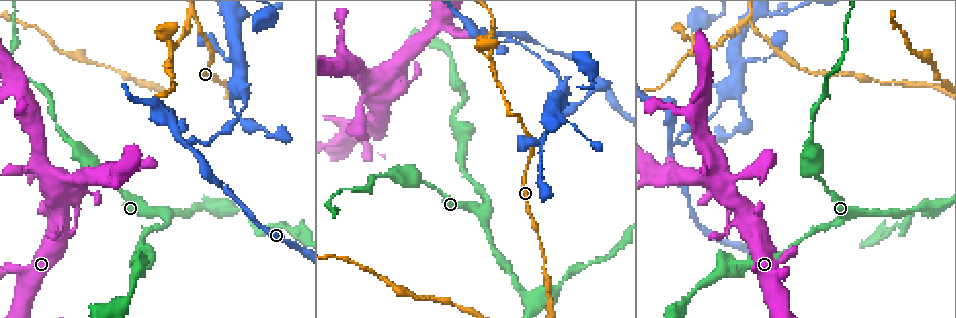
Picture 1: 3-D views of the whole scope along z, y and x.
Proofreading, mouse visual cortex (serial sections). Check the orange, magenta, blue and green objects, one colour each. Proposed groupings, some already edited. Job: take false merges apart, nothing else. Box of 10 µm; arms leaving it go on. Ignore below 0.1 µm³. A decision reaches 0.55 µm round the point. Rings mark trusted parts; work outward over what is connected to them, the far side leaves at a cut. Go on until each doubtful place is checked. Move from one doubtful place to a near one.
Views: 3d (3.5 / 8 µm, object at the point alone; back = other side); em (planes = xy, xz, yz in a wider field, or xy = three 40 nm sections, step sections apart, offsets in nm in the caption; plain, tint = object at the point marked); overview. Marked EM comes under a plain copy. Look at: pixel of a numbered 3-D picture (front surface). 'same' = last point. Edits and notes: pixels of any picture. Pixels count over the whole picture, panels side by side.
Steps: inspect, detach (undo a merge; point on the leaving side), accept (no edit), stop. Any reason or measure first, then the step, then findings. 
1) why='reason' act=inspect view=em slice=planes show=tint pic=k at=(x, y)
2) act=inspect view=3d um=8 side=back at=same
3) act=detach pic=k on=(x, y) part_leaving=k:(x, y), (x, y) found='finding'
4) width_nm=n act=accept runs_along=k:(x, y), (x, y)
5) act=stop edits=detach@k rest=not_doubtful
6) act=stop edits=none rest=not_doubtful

why='abrupt turn' act=inspect view=3d um=3.5 pic=1 at=(161, 210)

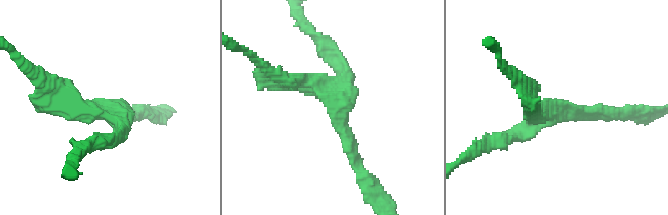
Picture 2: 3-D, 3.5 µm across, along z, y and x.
arms=3 arm_widths_nm=200,200,300 act=inspect view=em slice=xy step=3 show=tint pic=2 at=(551, 112)

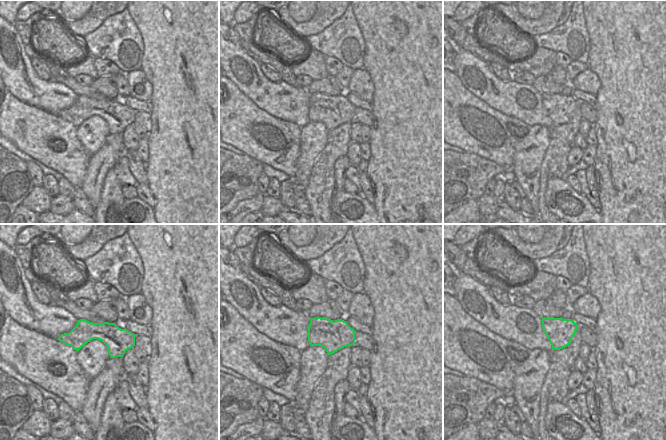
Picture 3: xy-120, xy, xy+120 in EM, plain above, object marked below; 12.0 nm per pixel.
act=accept found='all the same cell'

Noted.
act=inspect view=3d um=3.5 side=back pic=1 at=(241, 209)

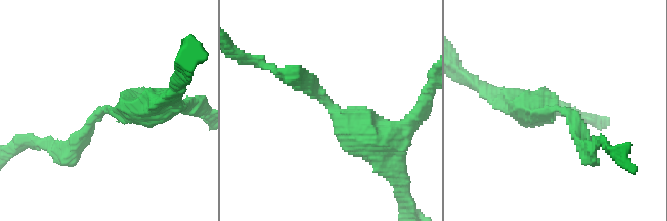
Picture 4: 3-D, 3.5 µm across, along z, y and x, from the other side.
arm_widths_nm=150,500 act=inspect view=em slice=xy step=1 show=tint pic=4 at=(337, 116)

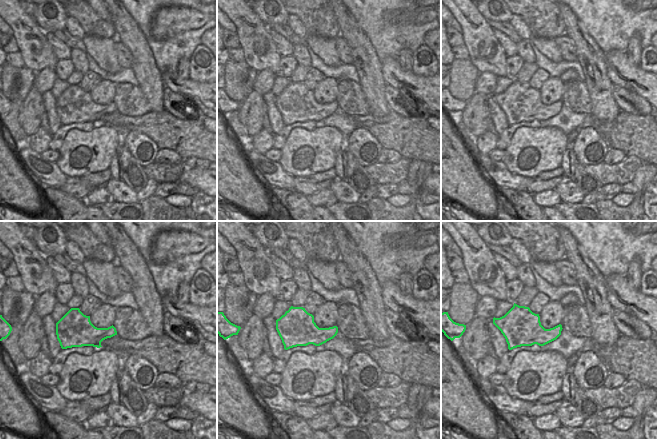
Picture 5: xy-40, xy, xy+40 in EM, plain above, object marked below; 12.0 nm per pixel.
act=accept found='all the same cell'

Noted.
act=inspect view=3d um=3.5 side=back pic=1 at=(292, 231)

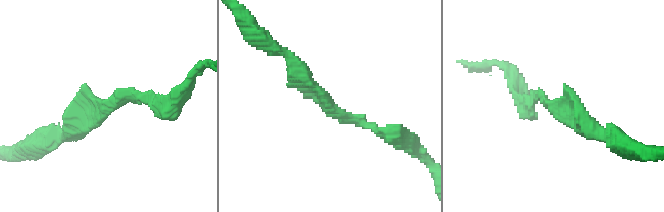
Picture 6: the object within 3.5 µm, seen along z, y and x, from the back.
act=inspect view=em slice=xy step=5 show=tint pic=6 at=(332, 105)

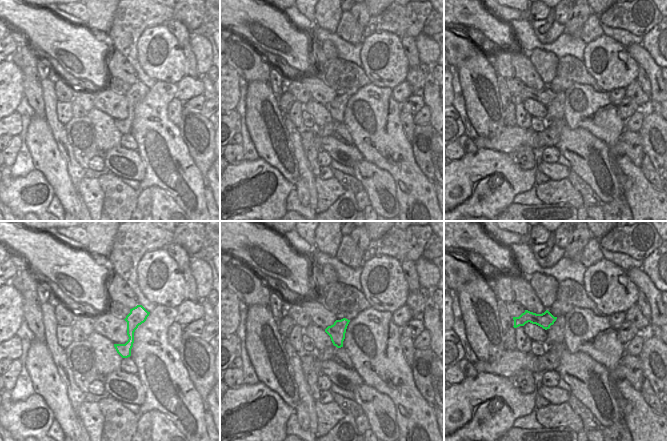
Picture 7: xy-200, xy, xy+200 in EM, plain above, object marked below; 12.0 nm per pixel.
why='cut it another way' act=inspect view=em slice=xy step=3 show=tint at=same

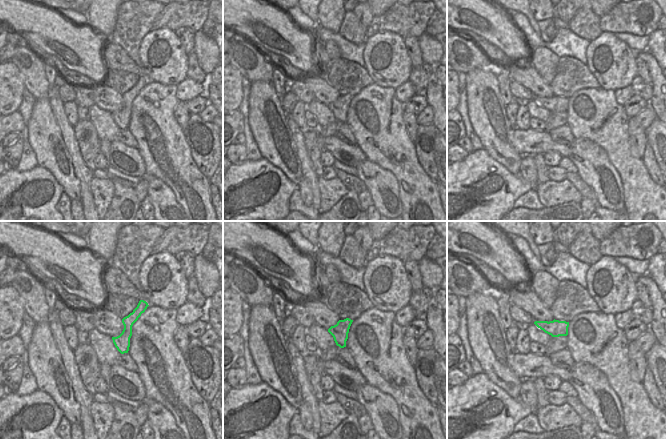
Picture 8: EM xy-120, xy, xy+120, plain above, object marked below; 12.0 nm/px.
width_nm=200 act=accept runs_along=8:(141, 304), (128, 321), (122, 350) found='one cell here'

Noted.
why='sharp bend' act=inspect view=3d um=8 pic=1 at=(465, 94)

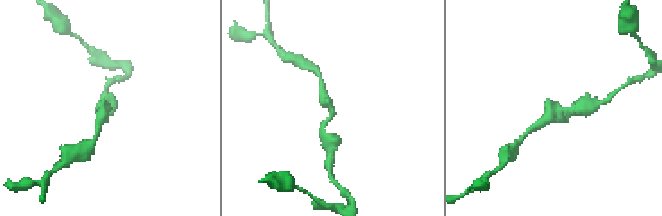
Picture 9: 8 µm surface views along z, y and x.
why='closer look' act=inspect view=3d um=3.5 at=same

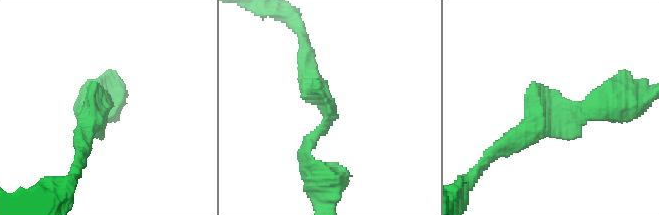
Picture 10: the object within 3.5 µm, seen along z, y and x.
act=accept runs_along=10:(606, 111), (548, 108), (504, 145) found='all the same cell'

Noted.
act=inspect view=3d um=3.5 side=back pic=1 at=(516, 115)

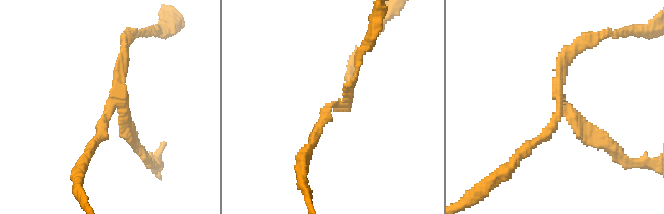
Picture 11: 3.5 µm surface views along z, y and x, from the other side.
act=inspect view=em slice=xy step=1 show=tint pic=11 at=(560, 109)

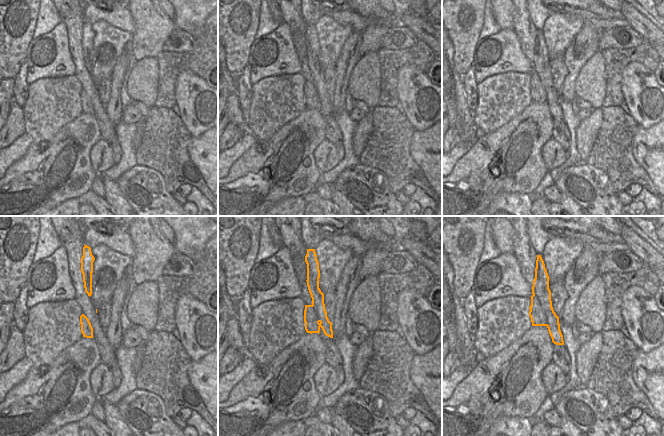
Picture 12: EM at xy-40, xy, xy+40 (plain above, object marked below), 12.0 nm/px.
width_nm=280 act=detach pic=11 on=(589, 127) part_leaving=11:(564, 108), (625, 160) found='two cells meet here'

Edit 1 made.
why='a fork' act=inspect view=3d um=3.5 pic=1 at=(669, 150)

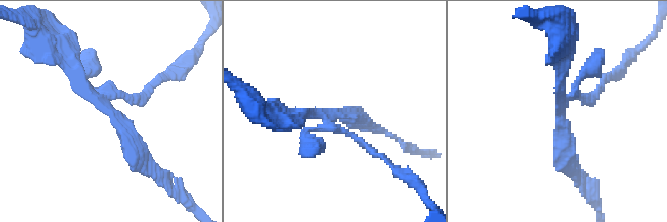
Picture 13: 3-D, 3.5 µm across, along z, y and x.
why='now the EM' act=inspect view=em slice=xy step=2 show=tint pic=13 at=(108, 106)

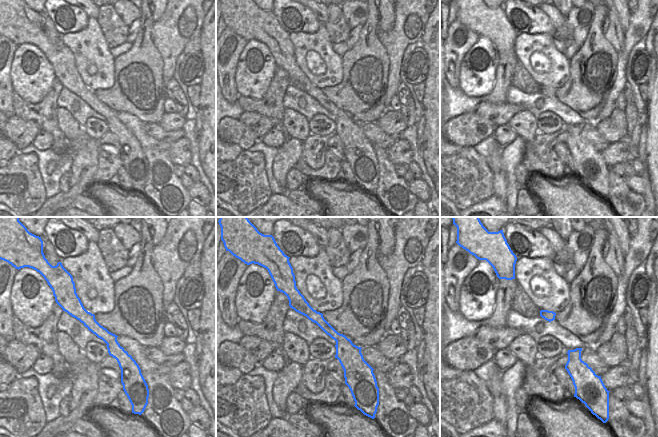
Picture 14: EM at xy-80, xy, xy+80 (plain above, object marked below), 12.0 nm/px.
width_nm=170 act=detach pic=13 on=(138, 98) part_leaving=13:(107, 98), (138, 98), (181, 67) found='a second cell is stuck on'

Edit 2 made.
act=stop edits=detach@11,detach@13 rest=not_doubtful

